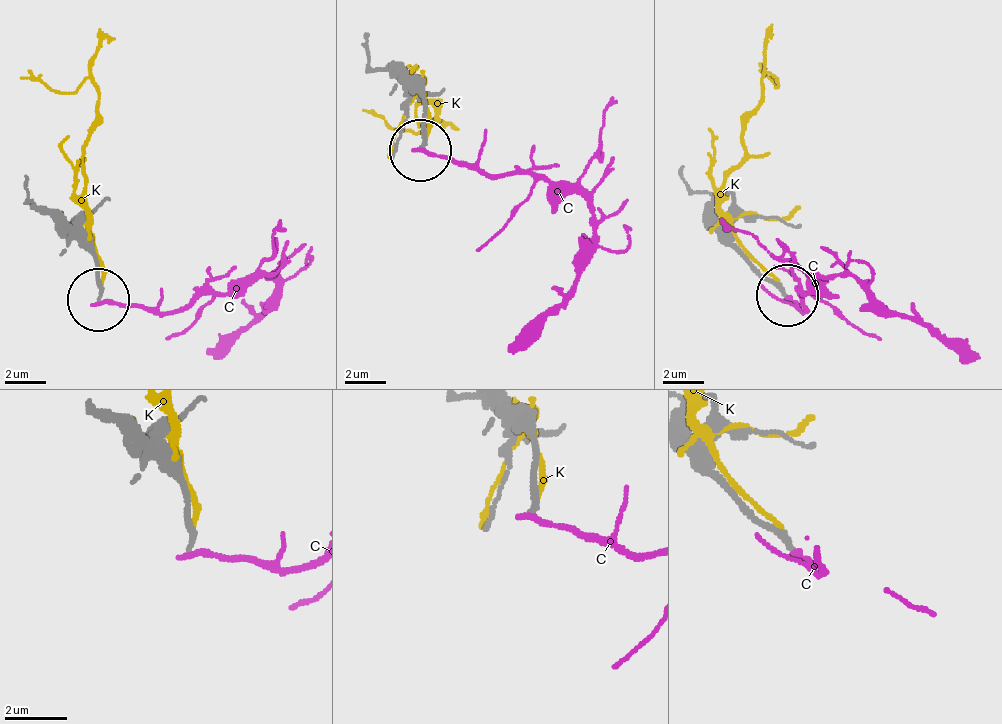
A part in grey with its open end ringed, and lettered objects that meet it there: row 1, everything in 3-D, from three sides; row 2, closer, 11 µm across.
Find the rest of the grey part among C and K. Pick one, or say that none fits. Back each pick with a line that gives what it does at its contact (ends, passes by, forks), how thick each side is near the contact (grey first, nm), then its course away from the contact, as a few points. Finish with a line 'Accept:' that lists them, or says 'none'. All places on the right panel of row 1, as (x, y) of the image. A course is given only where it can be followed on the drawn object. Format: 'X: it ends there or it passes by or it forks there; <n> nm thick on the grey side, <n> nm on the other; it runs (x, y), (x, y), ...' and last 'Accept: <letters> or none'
Accept: none

